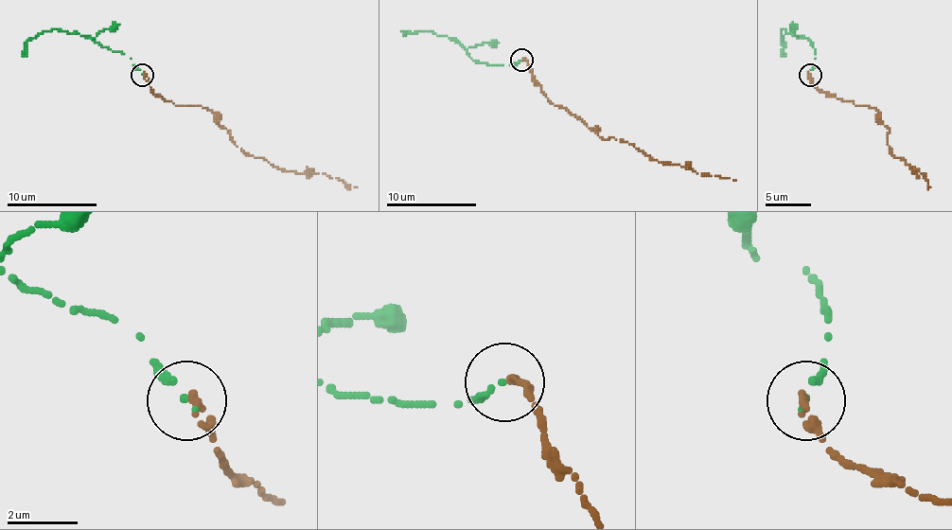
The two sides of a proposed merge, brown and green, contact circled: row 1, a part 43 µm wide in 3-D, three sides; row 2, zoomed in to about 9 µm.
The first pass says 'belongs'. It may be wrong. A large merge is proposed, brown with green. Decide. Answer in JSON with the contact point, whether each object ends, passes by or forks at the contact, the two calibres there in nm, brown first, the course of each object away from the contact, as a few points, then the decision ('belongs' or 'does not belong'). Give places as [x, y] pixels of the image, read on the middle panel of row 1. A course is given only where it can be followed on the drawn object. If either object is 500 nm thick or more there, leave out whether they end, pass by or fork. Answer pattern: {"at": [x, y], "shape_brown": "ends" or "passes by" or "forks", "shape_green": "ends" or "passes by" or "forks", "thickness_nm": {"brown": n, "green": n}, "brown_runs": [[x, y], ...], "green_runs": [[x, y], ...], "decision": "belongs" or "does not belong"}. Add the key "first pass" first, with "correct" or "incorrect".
{"first pass": "correct", "at": [521, 60], "shape_brown": "ends", "shape_green": "ends", "thickness_nm": {"brown": 200, "green": 170}, "brown_runs": [[523, 61], [543, 95], [555, 106], [566, 108], [600, 137], [623, 139], [659, 162], [679, 165], [735, 180]], "green_runs": [[520, 61], [509, 64], [478, 62], [457, 43], [434, 33], [401, 31]], "decision": "belongs"}

